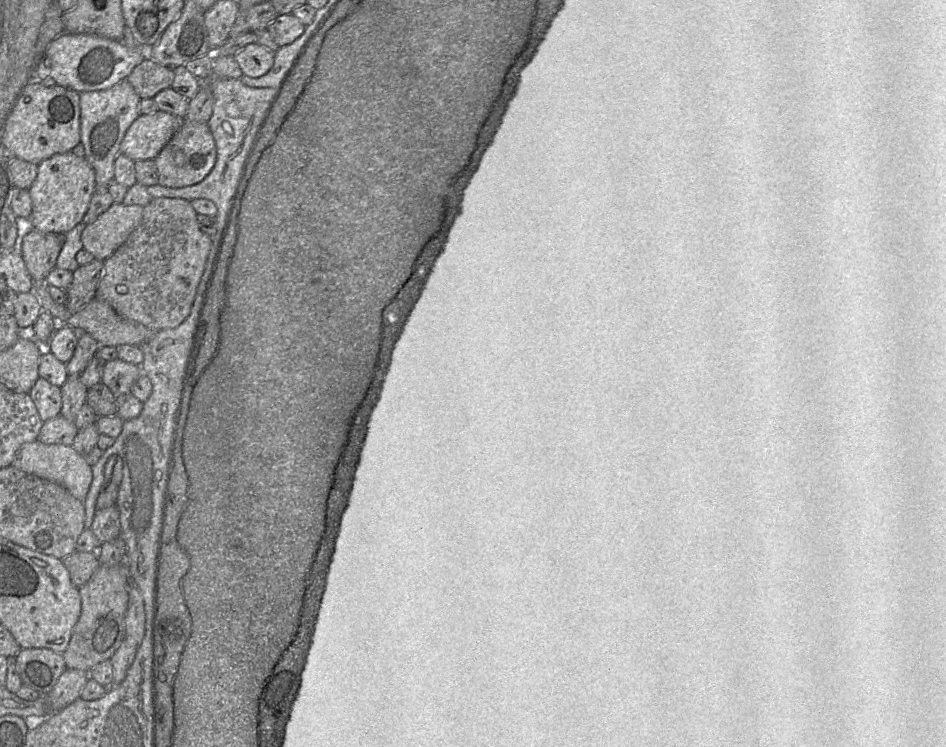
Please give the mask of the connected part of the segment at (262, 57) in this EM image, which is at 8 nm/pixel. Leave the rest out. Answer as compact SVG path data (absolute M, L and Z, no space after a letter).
M258 43L246 45L234 55L242 73L258 78L266 74L274 64L275 52Z

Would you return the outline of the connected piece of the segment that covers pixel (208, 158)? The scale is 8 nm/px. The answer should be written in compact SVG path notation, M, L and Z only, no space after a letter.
M184 120L154 161L158 169L158 184L164 187L182 188L201 182L216 162L216 145L208 124Z

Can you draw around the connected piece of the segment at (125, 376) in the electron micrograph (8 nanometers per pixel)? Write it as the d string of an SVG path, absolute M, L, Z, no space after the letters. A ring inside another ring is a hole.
M115 359L105 363L101 381L117 398L131 393L133 384L141 374L141 366Z

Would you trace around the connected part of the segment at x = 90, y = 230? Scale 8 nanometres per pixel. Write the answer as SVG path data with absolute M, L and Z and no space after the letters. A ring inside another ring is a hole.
M113 203L94 222L86 225L81 239L83 248L97 260L109 258L139 226L144 207Z

